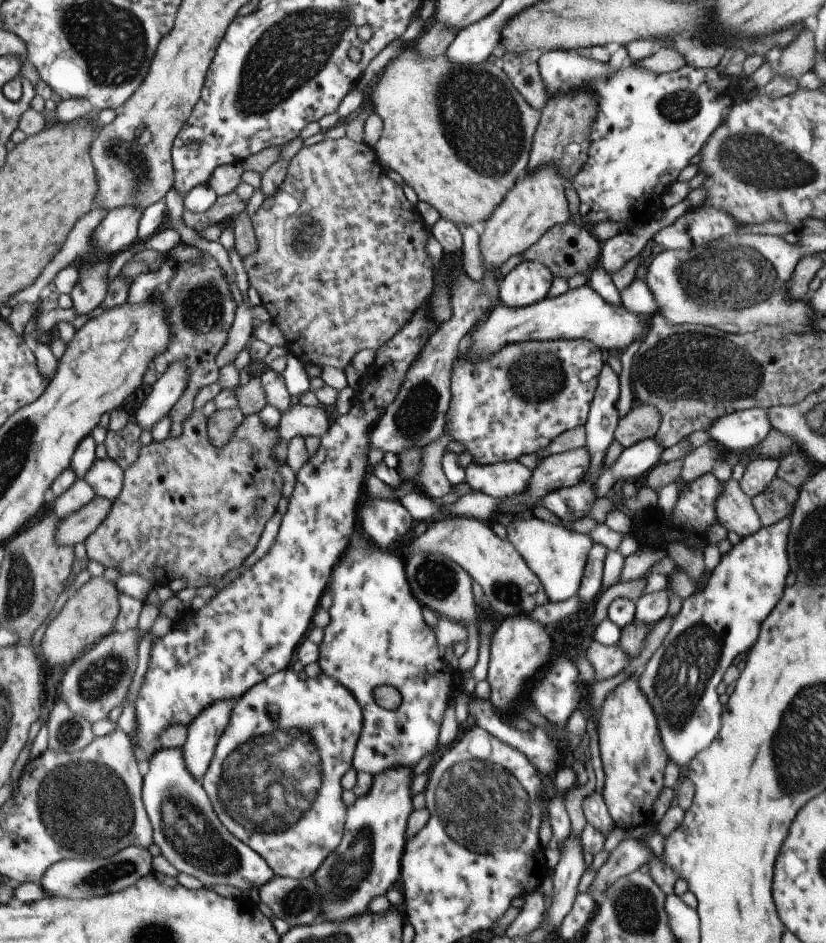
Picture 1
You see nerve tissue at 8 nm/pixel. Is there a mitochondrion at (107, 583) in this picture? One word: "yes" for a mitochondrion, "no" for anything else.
no

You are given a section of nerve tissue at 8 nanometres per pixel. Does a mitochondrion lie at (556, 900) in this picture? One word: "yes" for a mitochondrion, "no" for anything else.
no

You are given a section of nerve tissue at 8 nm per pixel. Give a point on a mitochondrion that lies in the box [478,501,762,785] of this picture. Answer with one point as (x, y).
(684, 675)

